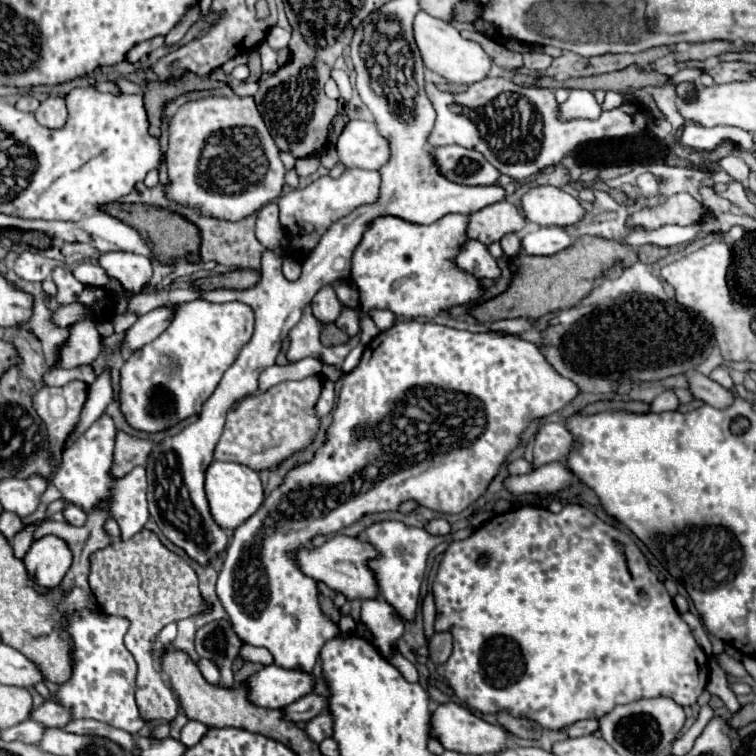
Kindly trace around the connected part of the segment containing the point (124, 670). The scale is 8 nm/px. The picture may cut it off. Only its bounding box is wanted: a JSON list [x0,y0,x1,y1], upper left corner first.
[56,610,144,734]

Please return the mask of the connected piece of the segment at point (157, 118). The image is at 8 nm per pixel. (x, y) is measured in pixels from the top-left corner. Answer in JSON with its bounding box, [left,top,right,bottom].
[144,74,225,138]

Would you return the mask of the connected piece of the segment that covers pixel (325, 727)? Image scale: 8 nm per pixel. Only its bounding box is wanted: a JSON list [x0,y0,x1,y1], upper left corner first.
[304,712,334,742]

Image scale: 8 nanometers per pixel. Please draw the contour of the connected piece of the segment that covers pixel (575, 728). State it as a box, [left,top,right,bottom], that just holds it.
[564,720,598,738]

